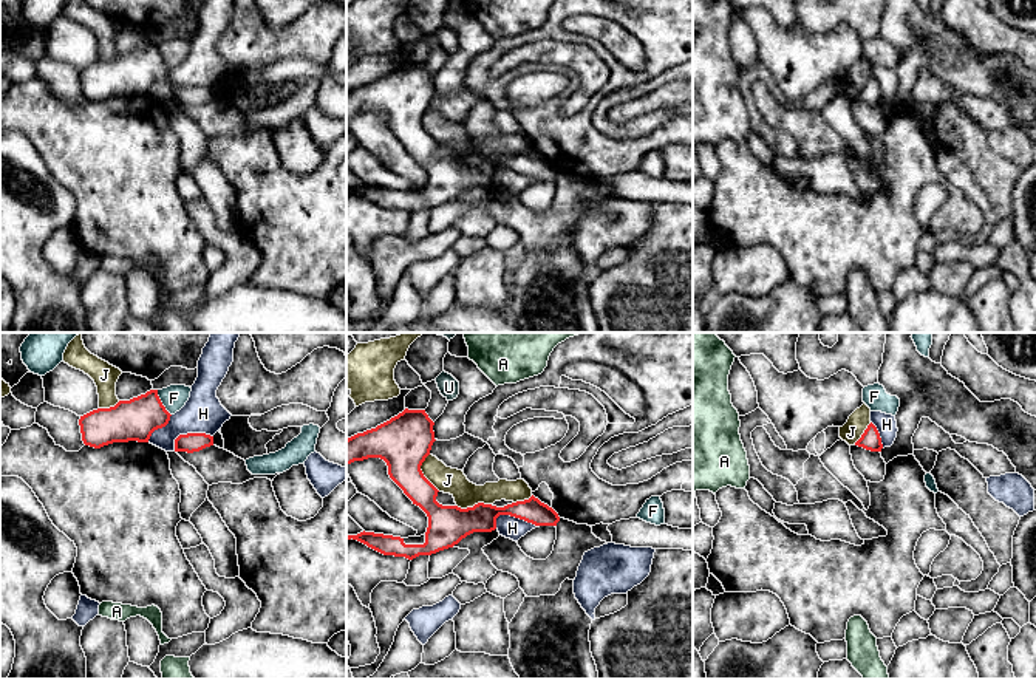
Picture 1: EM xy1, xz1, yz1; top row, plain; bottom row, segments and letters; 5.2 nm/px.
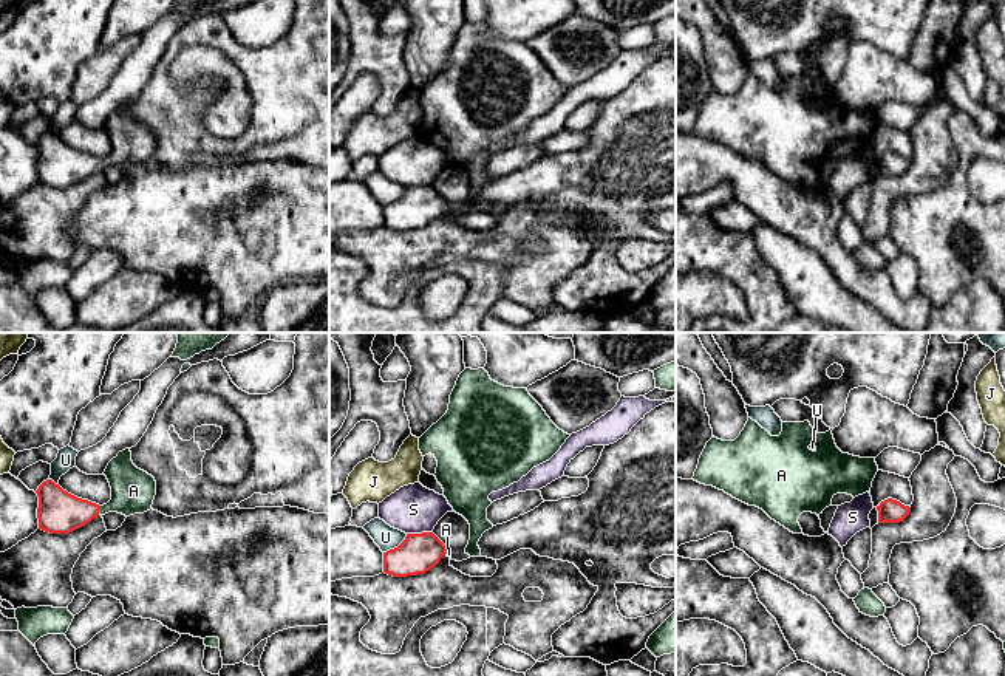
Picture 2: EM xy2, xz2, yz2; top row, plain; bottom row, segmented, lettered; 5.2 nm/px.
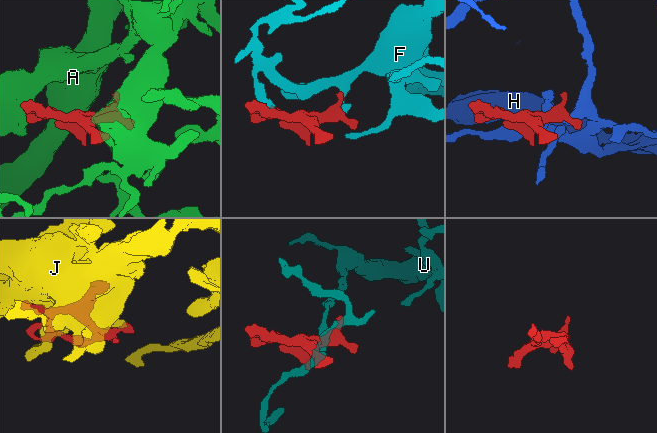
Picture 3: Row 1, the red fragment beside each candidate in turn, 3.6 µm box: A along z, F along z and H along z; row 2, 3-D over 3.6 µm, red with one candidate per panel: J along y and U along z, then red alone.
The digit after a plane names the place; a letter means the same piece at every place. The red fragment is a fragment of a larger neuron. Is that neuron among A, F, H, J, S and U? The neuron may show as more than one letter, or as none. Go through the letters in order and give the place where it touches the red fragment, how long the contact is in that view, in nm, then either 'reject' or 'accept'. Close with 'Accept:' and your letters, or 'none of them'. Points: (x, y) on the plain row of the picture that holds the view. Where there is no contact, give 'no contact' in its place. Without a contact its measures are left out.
A: contact xy2 (99, 163); length 50 nm; accept
F: contact xy1 (161, 56); length 150 nm; reject
H: contact xz1 (517, 170); length 240 nm; reject
J: contact xz1 (421, 126); length 200 nm; reject
S: contact xz2 (419, 187); length 140 nm; reject
U: contact xz2 (398, 200); length 160 nm; reject
Accept: A

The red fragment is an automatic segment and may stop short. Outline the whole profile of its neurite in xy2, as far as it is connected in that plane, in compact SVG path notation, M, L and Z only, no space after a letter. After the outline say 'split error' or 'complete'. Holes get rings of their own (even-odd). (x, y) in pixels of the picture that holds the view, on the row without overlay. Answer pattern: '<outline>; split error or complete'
M130 102L119 105L108 116L104 128L111 141L111 153L104 159L68 147L53 133L43 135L36 144L39 183L49 187L70 187L97 169L118 166L130 170L152 162L156 135L133 118Z; split error

